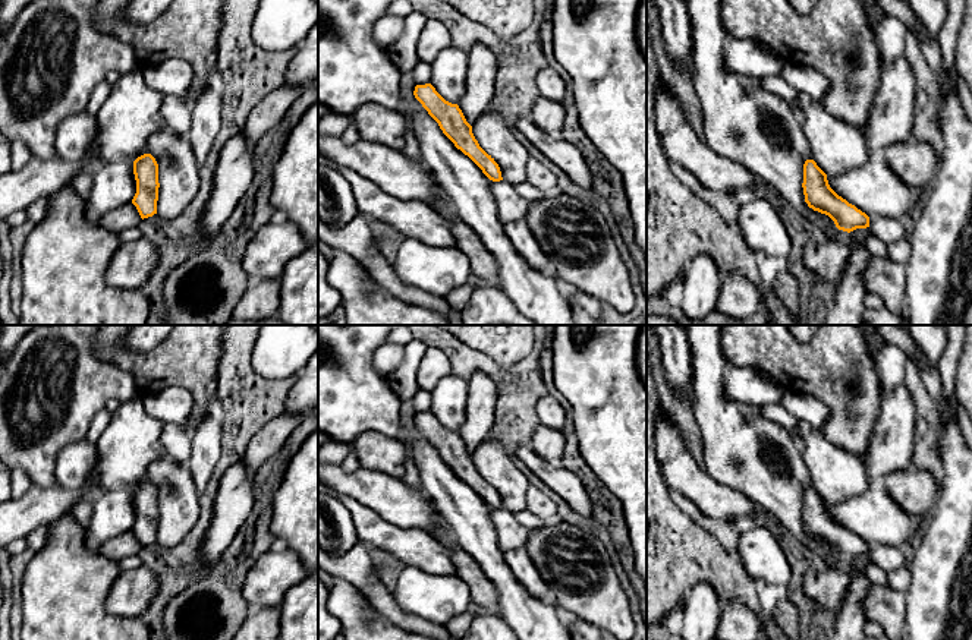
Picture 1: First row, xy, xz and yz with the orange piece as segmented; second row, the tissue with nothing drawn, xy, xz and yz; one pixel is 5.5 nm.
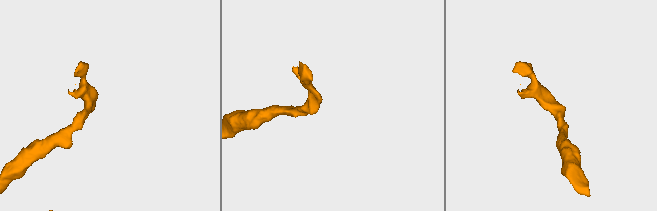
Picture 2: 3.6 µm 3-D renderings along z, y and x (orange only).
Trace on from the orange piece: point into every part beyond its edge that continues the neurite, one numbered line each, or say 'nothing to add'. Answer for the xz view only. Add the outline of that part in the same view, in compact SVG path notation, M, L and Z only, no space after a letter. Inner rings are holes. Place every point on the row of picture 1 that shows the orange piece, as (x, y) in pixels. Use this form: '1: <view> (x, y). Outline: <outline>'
1: xz (496, 136). Outline: M485 110L472 124L479 146L498 164L501 177L516 186L526 180L526 164L531 160L525 146L516 139L500 110Z

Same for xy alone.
1: xy (178, 170). Outline: M167 124L157 130L148 139L148 152L155 158L158 164L158 201L157 214L170 221L182 215L185 208L195 198L199 187L199 165L189 138L174 133Z

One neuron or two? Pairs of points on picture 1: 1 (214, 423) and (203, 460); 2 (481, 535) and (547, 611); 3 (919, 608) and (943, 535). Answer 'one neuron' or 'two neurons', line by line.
1: one neuron
2: one neuron
3: one neuron

